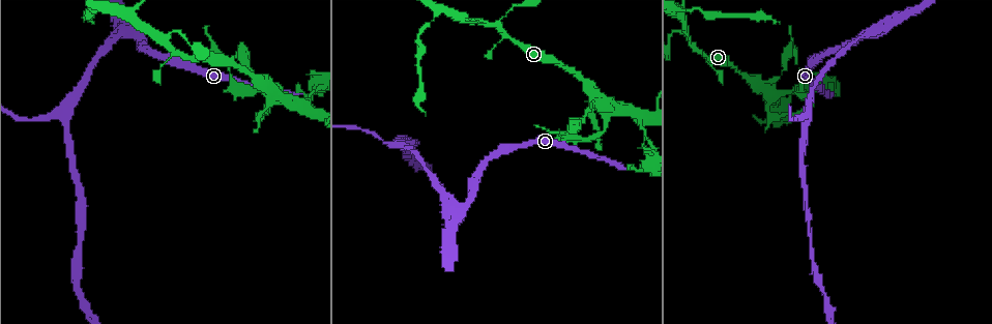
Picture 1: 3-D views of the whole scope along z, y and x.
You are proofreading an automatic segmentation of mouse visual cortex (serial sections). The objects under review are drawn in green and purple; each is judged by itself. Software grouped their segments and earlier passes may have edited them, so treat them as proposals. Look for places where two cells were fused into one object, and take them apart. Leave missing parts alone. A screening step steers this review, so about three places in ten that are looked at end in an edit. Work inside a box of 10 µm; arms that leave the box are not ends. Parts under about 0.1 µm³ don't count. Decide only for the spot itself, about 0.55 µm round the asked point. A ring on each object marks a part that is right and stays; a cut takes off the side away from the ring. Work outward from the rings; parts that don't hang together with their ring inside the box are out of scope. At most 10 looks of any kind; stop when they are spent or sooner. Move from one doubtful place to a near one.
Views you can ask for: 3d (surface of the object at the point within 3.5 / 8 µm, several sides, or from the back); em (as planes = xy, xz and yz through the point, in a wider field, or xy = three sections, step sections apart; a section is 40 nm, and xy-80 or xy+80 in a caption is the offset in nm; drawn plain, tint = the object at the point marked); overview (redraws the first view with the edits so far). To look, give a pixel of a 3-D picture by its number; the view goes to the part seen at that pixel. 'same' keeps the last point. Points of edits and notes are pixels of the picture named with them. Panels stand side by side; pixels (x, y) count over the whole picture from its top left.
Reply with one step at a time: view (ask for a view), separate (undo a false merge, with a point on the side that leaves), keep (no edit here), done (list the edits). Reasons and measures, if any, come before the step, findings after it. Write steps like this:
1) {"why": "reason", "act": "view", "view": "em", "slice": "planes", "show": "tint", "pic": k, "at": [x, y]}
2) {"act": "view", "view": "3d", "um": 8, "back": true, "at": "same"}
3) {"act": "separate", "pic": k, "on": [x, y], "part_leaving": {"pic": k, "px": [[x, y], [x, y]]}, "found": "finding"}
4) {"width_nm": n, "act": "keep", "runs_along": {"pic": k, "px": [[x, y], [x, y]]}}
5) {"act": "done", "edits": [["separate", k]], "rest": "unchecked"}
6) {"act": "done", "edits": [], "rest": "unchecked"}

{"why": "thin neck", "act": "view", "view": "3d", "um": 3.5, "pic": 1, "at": [690, 39]}

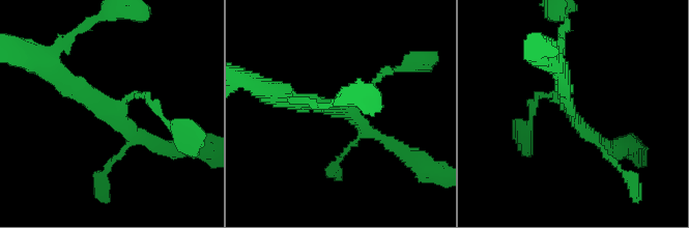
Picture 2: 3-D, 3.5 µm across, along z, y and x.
{"arms": 3, "arm_widths_nm": [100, 200, 250], "act": "view", "view": "em", "slice": "planes", "show": "plain", "pic": 2, "at": [114, 114]}

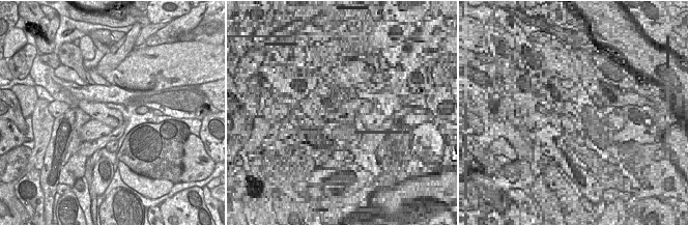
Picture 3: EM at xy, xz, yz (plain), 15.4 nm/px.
{"why": "with the object marked", "act": "view", "view": "em", "slice": "planes", "show": "tint", "at": "same"}

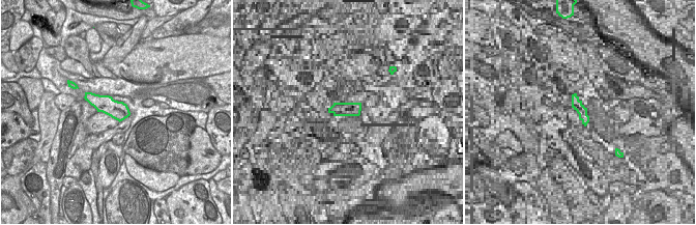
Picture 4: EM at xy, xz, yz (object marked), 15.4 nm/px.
{"act": "keep", "found": "one cell here"}

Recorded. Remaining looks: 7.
{"why": "a fork", "act": "view", "view": "3d", "um": 3.5, "pic": 1, "at": [272, 95]}

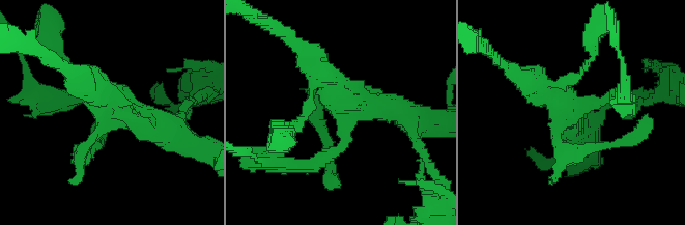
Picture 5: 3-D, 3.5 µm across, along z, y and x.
{"act": "view", "view": "em", "slice": "planes", "show": "tint", "pic": 5, "at": [566, 107]}

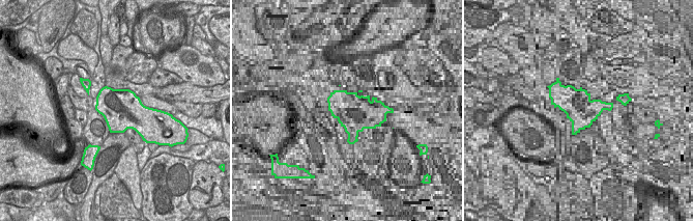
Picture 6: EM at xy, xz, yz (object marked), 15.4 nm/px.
{"act": "keep", "runs_along": {"pic": 5, "px": [[306, 57], [343, 105], [407, 115]]}, "found": "continuous, no second cell"}

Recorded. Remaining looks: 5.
{"why": "two arms in line, one across", "act": "view", "view": "3d", "um": 3.5, "back": true, "pic": 1, "at": [871, 31]}

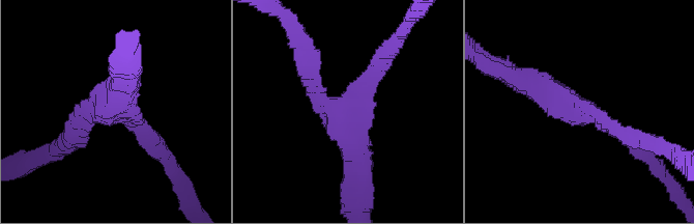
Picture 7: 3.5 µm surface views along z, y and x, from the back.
{"act": "view", "view": "em", "slice": "planes", "show": "tint", "pic": 7, "at": [339, 109]}

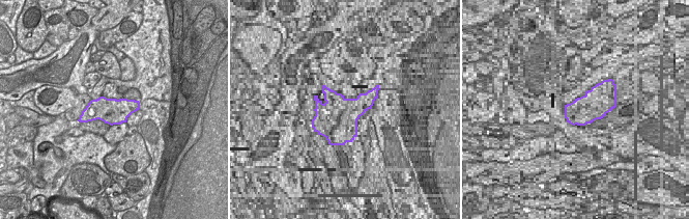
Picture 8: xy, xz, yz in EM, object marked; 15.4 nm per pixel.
{"width_nm": 400, "act": "keep", "runs_along": {"pic": 7, "px": [[74, 133], [118, 111], [150, 139]]}, "found": "all the same cell"}

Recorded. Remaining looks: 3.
{"why": "a fork", "act": "view", "view": "3d", "um": 3.5, "pic": 1, "at": [395, 144]}

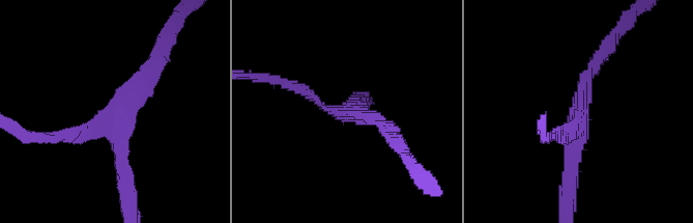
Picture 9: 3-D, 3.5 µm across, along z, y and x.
{"arms": 3, "arm_widths_nm": [150, 200, 250], "act": "view", "view": "em", "slice": "xy", "step": 5, "show": "tint", "pic": 9, "at": [352, 111]}

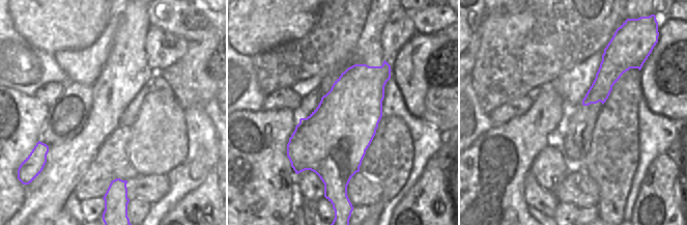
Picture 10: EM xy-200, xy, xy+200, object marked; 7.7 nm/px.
{"act": "keep", "runs_along": {"pic": 9, "px": [[154, 67], [122, 109], [125, 189]]}, "found": "continuous, no second cell"}

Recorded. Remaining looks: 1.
{"act": "done", "edits": [], "rest": "unchecked"}

